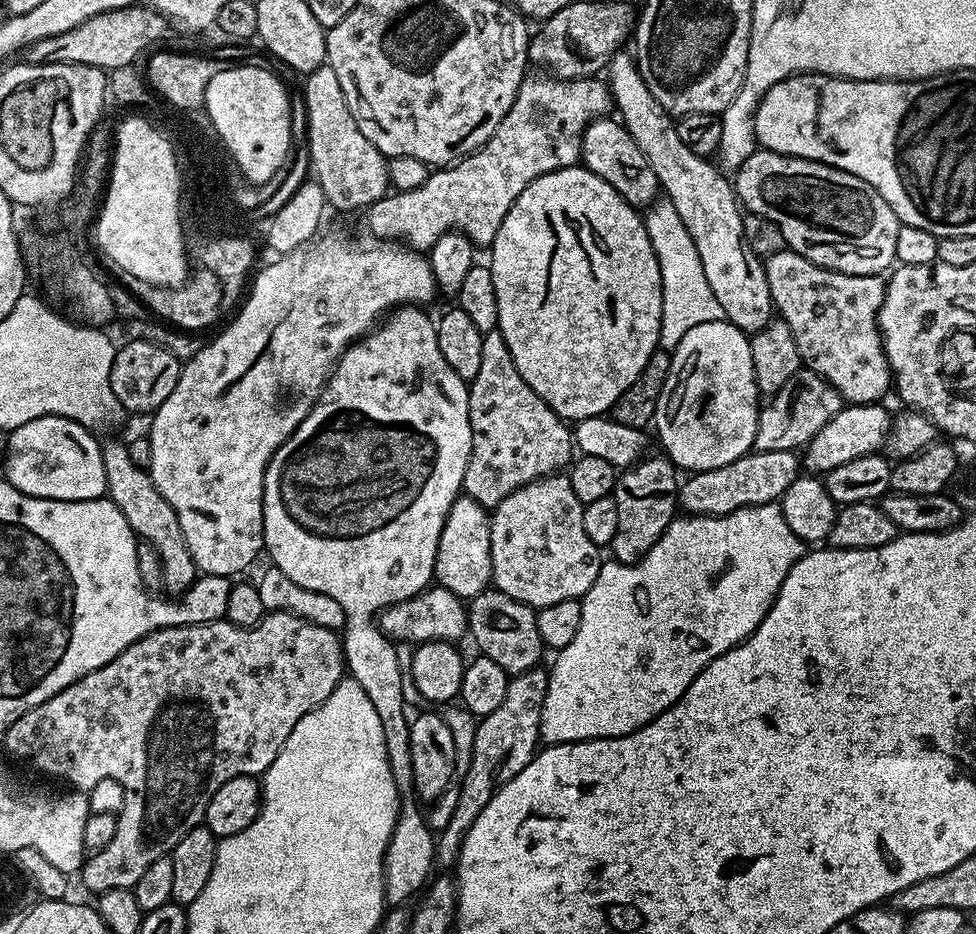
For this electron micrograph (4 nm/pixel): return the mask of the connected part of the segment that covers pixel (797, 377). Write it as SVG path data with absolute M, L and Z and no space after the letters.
M803 366L767 403L761 407L752 443L753 449L757 452L766 450L796 452L807 448L814 434L818 434L818 430L822 430L822 426L826 426L826 422L830 422L830 418L834 418L834 414L838 414L846 406L846 401L830 382L826 382L826 378L814 374L814 370Z

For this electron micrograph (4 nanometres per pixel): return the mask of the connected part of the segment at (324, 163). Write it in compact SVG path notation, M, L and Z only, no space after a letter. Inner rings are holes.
M327 66L315 68L307 73L304 80L304 104L308 107L308 156L312 159L314 180L322 188L322 194L327 200L329 209L337 208L340 212L352 212L355 208L367 209L368 205L378 202L389 195L388 160L381 152L358 130L358 122L354 122L354 114L344 101L342 86L338 86L338 78L334 70Z

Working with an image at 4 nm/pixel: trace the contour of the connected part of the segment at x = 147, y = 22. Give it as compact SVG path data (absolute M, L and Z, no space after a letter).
M151 6L110 10L74 26L74 30L66 30L66 34L38 41L30 48L31 59L36 62L89 64L92 68L105 70L135 65L138 61L136 59L140 55L143 57L153 47L151 44L155 40L167 38L168 27L170 27L168 17Z

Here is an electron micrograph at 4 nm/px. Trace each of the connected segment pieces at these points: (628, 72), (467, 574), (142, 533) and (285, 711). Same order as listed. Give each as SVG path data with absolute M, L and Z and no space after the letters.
M621 50L613 55L607 71L606 82L615 109L620 112L621 123L634 142L638 142L638 150L646 154L650 166L654 166L654 174L667 200L678 210L678 218L682 218L686 230L690 230L694 250L698 250L698 258L702 258L702 274L706 274L714 298L722 305L724 319L745 334L762 330L774 319L774 305L761 257L746 246L742 234L744 212L733 181L729 177L727 180L725 173L712 165L711 159L694 154L694 150L678 138L676 120L651 94L629 51Z
M461 494L450 506L450 514L446 514L446 522L438 538L438 554L432 574L439 587L450 590L450 594L465 602L482 594L492 584L490 512L474 502L474 498Z
M105 439L100 453L108 483L107 499L111 500L114 506L118 506L118 510L122 510L126 522L130 522L137 537L152 545L157 558L160 559L163 591L168 594L185 592L195 582L198 569L190 554L190 546L186 546L186 538L182 534L182 522L178 522L174 506L170 506L170 502L166 502L162 494L158 494L151 475L145 469L134 466L128 453L127 443L123 439L121 441Z
M269 611L265 614L259 624L256 624L250 628L243 628L240 625L234 625L227 619L215 620L214 622L206 622L205 624L183 624L182 626L174 626L173 628L159 628L154 630L150 634L146 634L138 642L134 642L126 650L122 650L122 654L118 654L109 662L106 666L102 666L98 670L94 670L90 674L86 674L81 680L75 680L68 688L63 688L58 695L54 698L47 700L45 704L40 704L37 708L32 708L26 714L22 714L15 720L8 731L3 733L2 740L8 747L10 753L14 754L18 758L28 760L35 764L36 767L40 768L44 773L52 776L60 776L70 780L71 785L84 786L89 783L90 777L88 778L88 768L96 768L95 775L97 777L108 777L115 779L118 783L122 784L124 788L124 802L123 808L116 816L116 829L114 830L114 838L110 841L110 846L106 846L101 852L89 855L84 861L83 868L80 869L78 876L79 879L84 879L84 884L89 888L93 894L99 894L106 890L118 890L119 888L130 888L135 889L138 878L142 878L142 873L150 867L150 862L158 862L158 858L169 855L174 846L178 846L178 838L182 838L182 834L186 834L186 830L197 827L204 819L204 811L206 806L210 802L210 798L218 790L218 786L222 786L222 782L230 782L230 778L238 778L239 776L255 776L259 777L264 771L272 765L274 758L278 758L280 748L286 742L286 738L290 738L290 730L294 730L294 726L298 726L298 722L307 712L312 712L318 706L322 706L322 702L326 702L326 698L330 698L330 694L334 689L339 686L341 680L345 679L346 676L346 665L344 663L344 646L341 637L337 635L335 631L328 629L326 626L316 625L312 621L308 621L304 617L298 617L293 613L288 612L275 612Z

